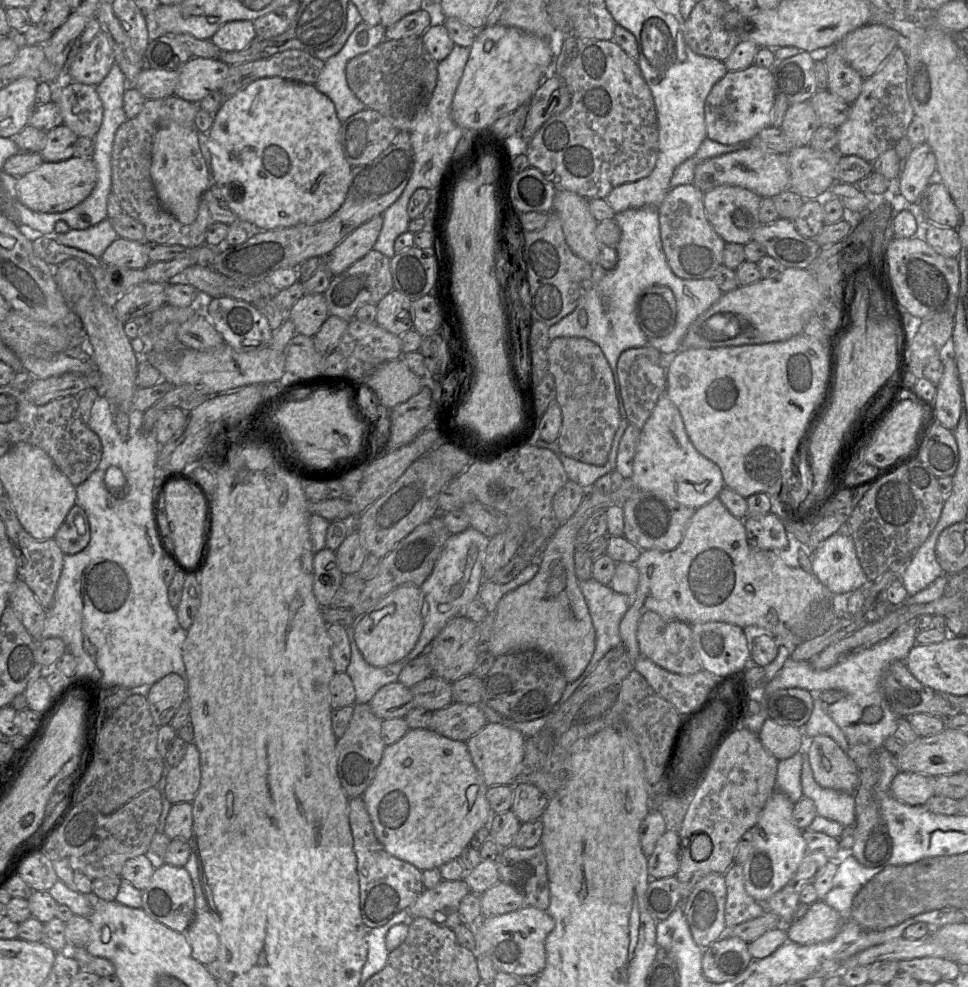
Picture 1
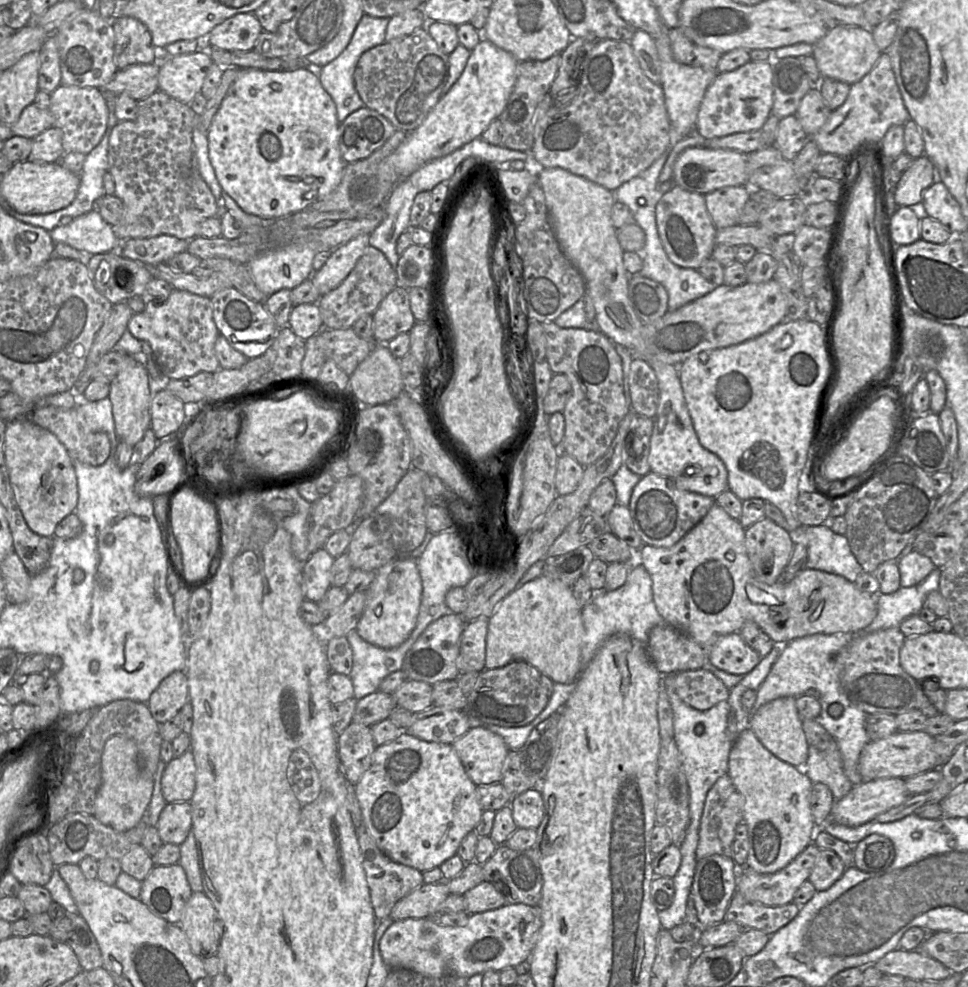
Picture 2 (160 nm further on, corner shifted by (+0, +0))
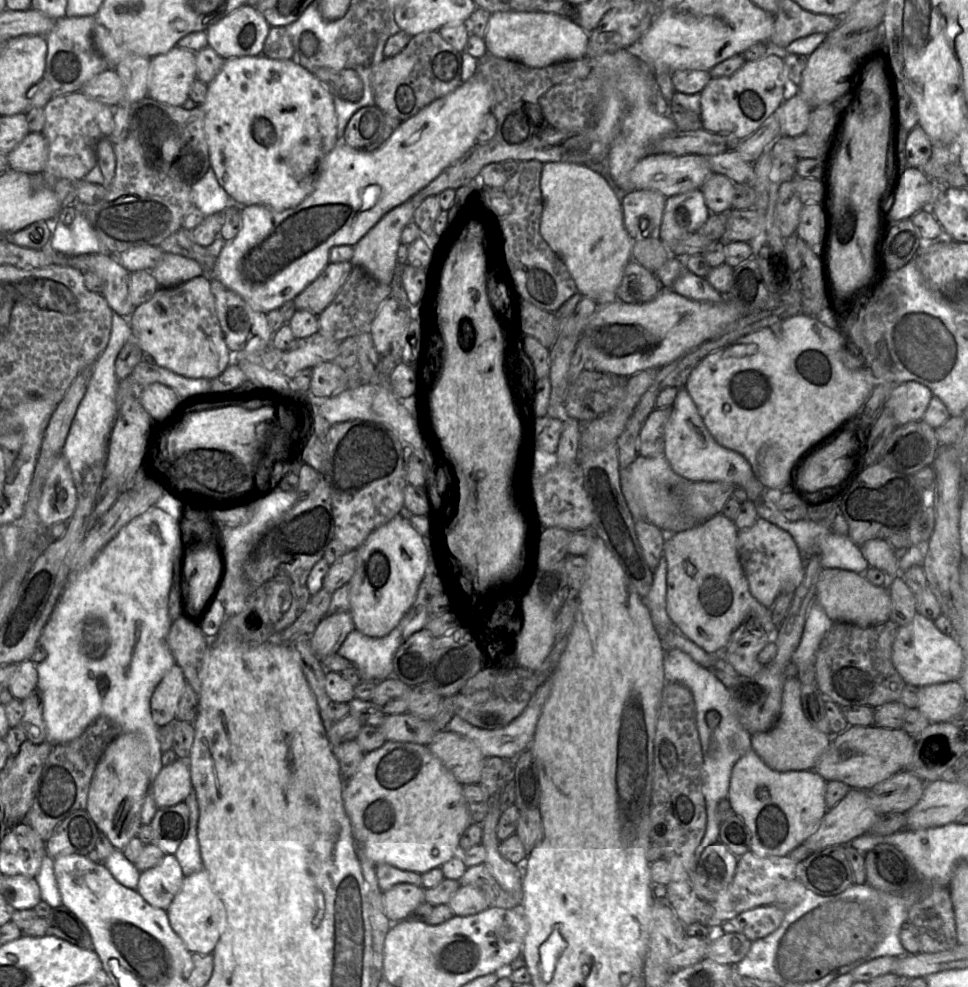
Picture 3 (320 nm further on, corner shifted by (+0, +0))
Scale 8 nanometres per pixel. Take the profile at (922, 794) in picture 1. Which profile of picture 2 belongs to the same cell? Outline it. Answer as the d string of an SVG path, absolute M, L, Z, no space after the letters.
M886 778L853 785L842 799L835 801L830 821L856 827L904 803L911 794L904 779Z

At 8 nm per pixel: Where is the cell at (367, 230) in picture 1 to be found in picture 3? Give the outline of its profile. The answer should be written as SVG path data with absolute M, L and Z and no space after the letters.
M351 261L329 263L319 276L293 299L297 310L321 314L335 299L353 267Z

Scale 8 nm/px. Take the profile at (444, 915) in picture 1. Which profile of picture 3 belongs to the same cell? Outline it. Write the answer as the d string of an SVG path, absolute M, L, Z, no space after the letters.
M401 883L382 893L386 916L391 923L406 919L425 902L425 888Z

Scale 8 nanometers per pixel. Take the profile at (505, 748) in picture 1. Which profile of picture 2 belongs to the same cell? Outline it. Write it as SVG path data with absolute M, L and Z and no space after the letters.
M483 727L470 728L465 735L456 740L452 746L459 756L465 771L476 786L500 783L502 766L509 752L504 739Z

